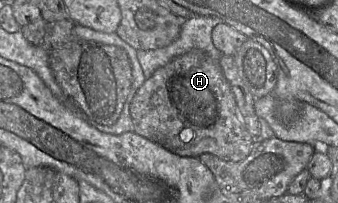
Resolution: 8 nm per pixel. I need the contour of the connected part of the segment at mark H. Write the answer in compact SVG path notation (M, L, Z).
M198 49L158 68L138 89L129 110L133 132L182 157L208 153L225 161L240 162L250 154L256 141L240 117L219 61Z

